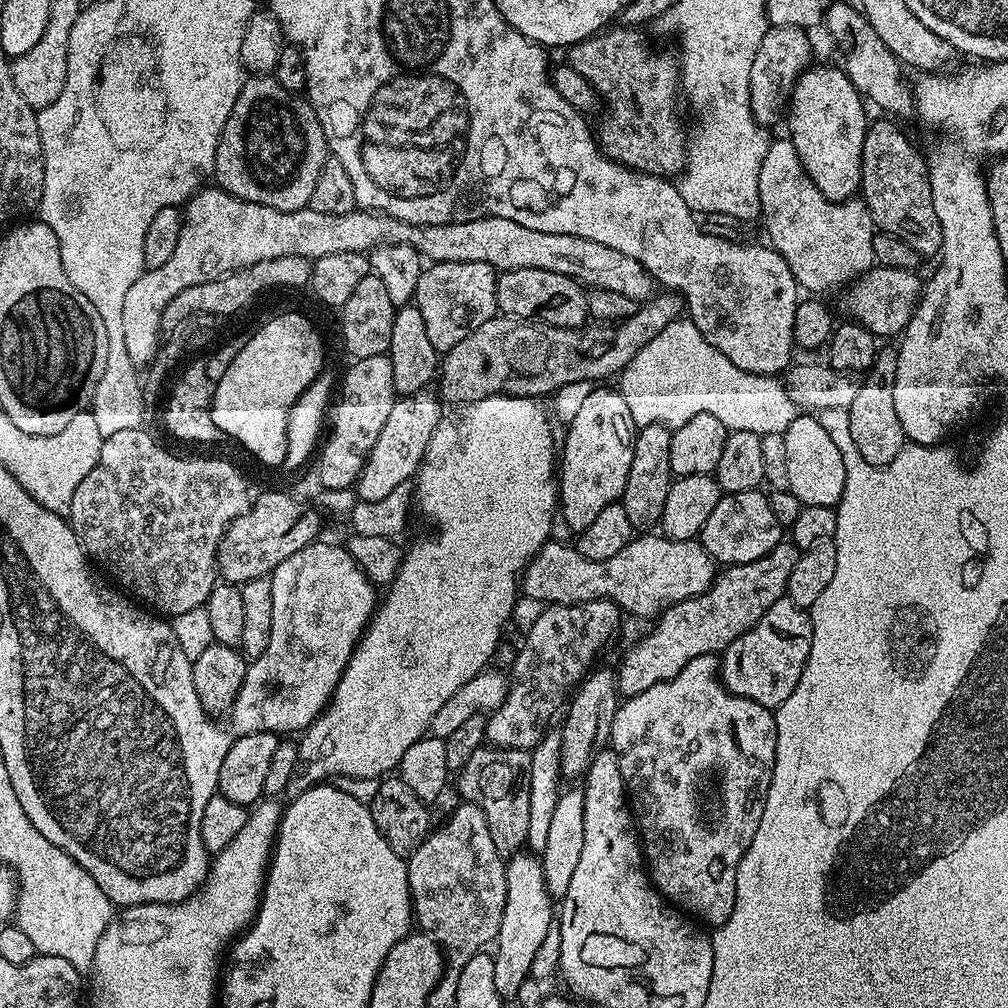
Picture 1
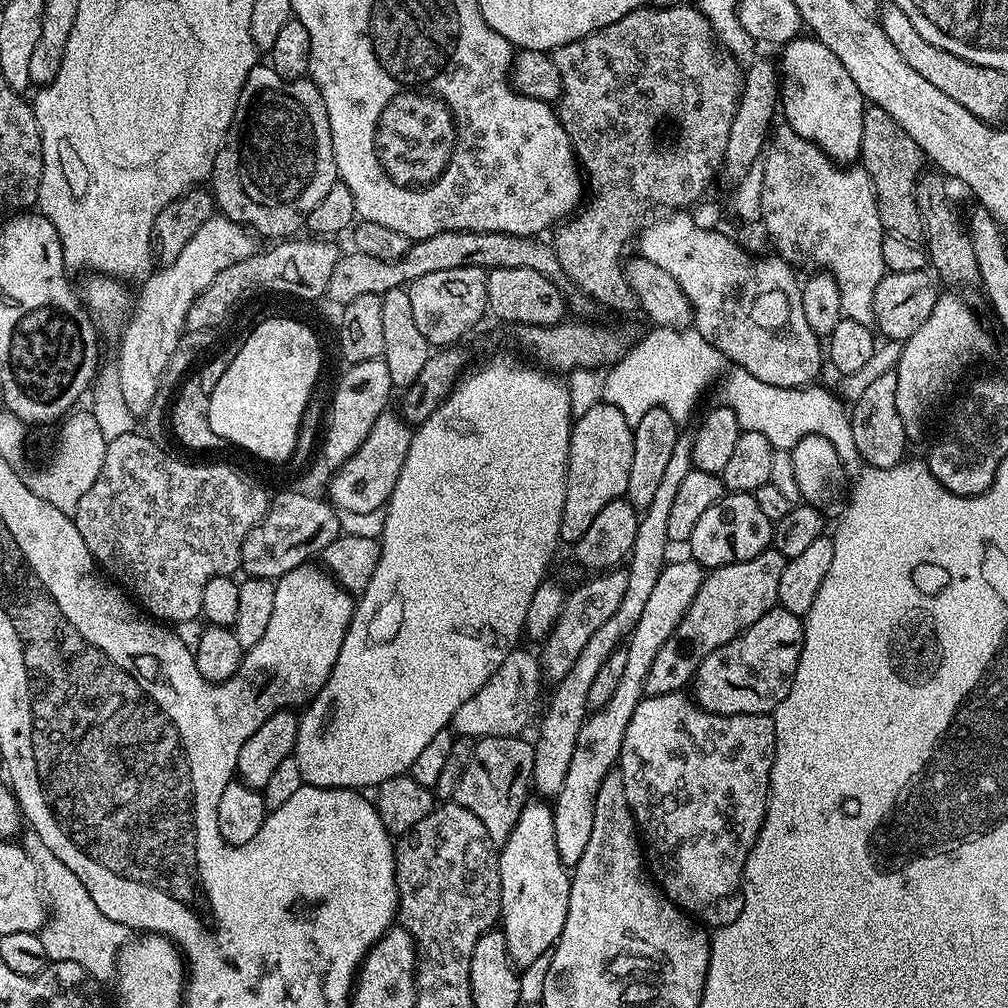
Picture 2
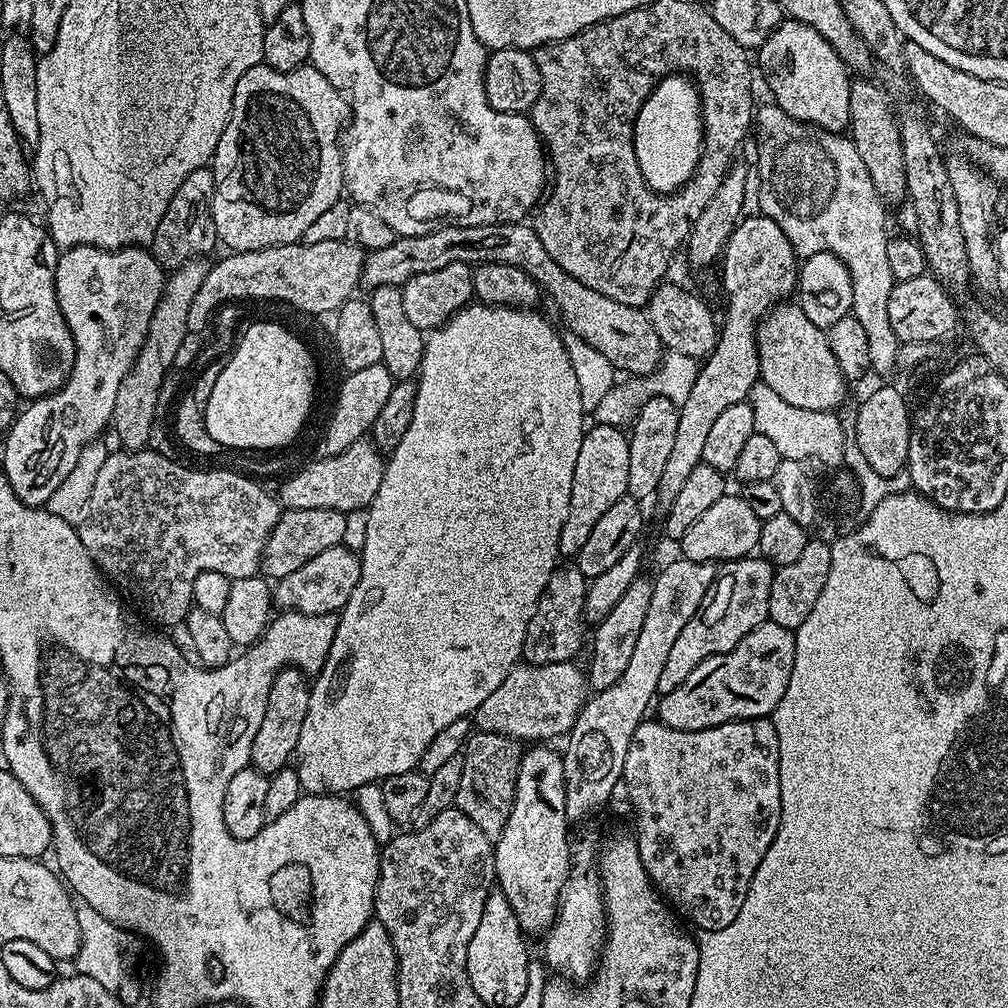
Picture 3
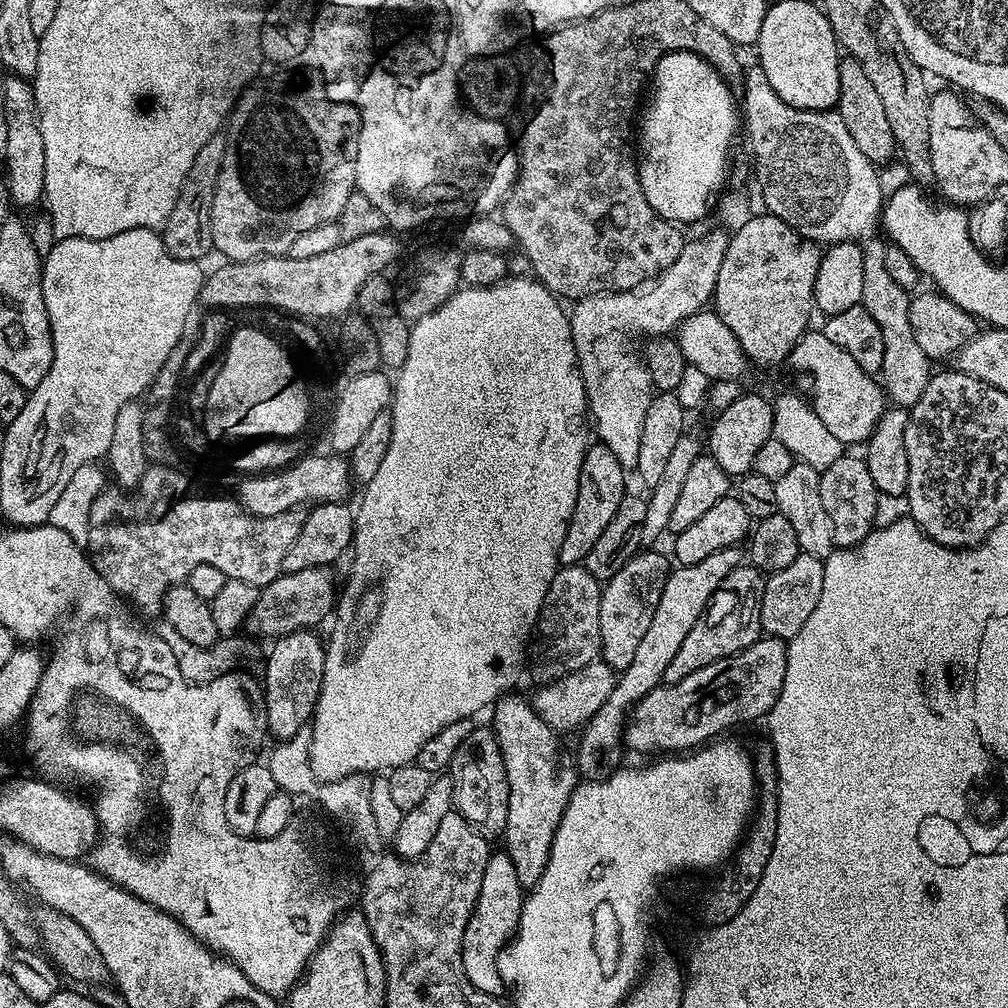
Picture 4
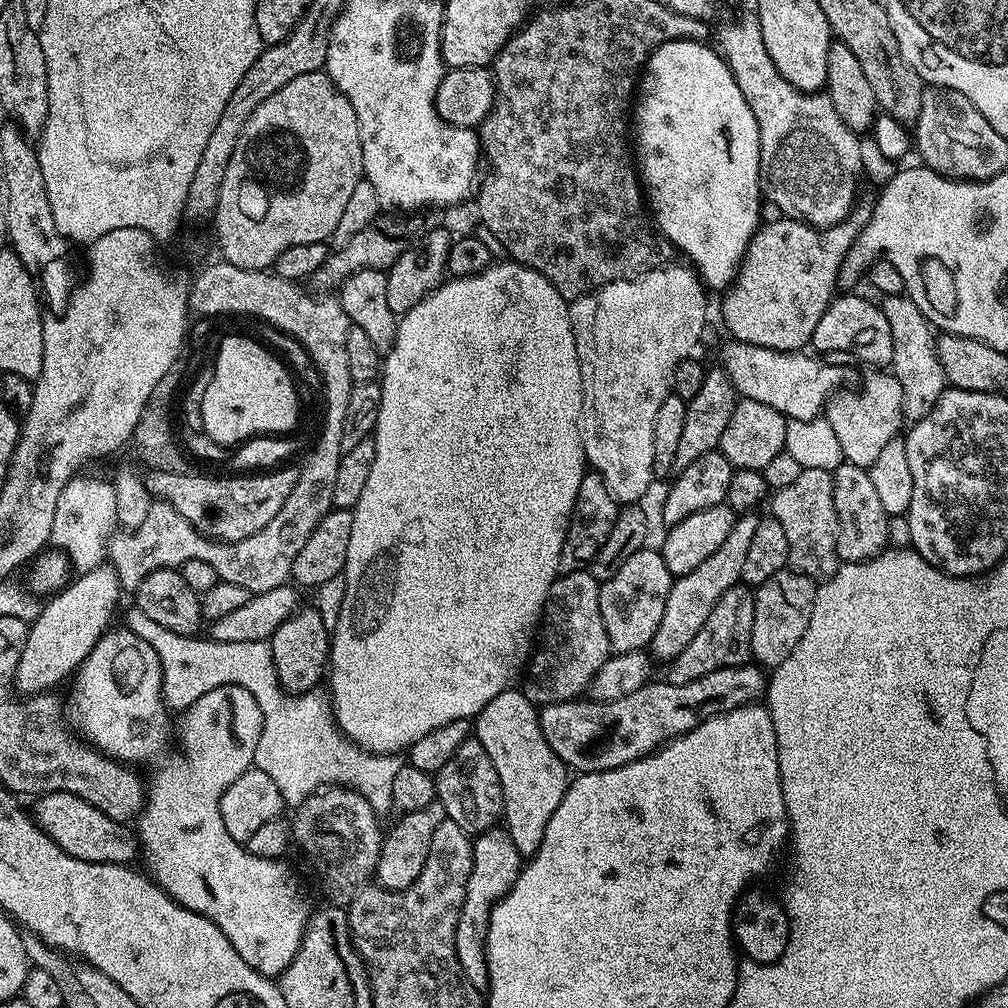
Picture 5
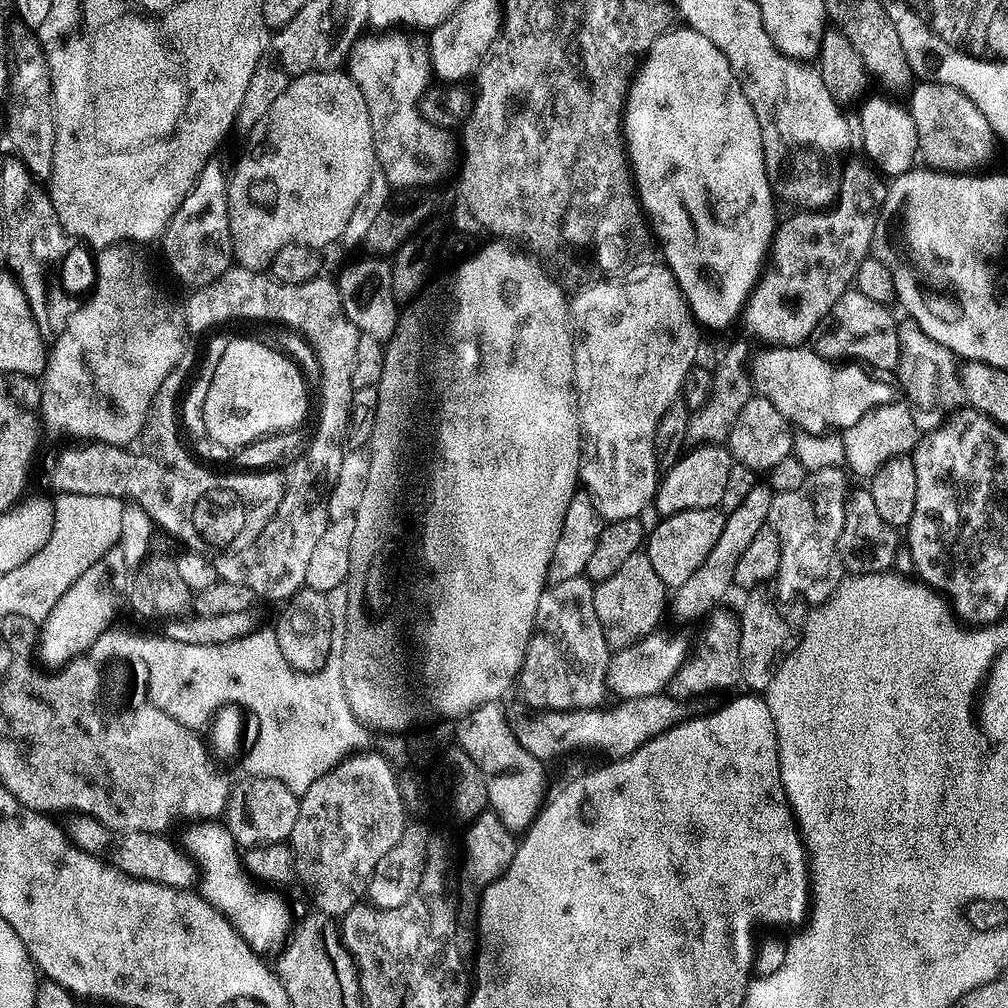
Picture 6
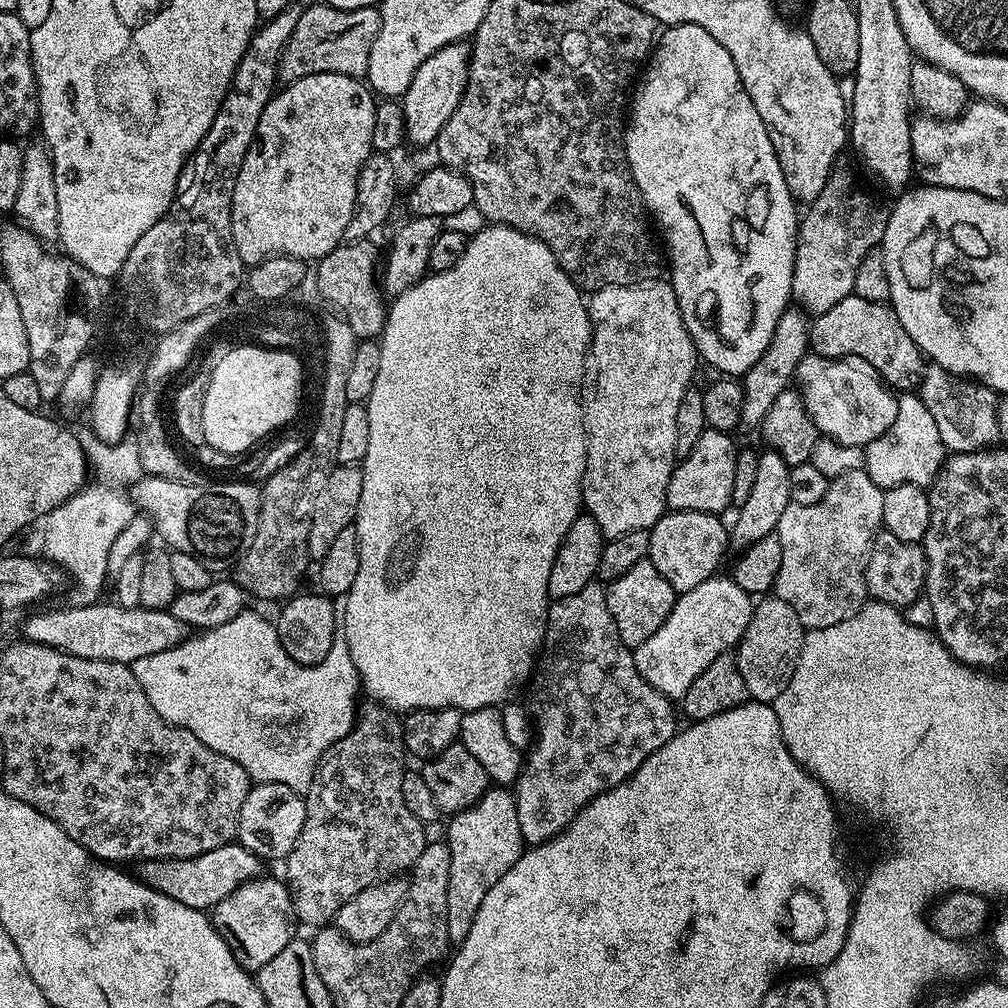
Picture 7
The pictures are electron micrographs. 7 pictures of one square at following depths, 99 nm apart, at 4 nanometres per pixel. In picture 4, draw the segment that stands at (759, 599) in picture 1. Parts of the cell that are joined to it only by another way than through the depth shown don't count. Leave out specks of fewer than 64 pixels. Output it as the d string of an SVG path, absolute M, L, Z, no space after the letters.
M751 566L730 570L730 574L722 578L722 586L718 586L718 590L712 595L704 617L694 626L694 630L690 630L690 634L686 634L678 654L674 654L670 666L666 669L664 683L682 682L682 678L694 674L694 670L702 670L710 666L710 662L718 662L722 658L738 654L760 639L760 611L765 579L765 573Z

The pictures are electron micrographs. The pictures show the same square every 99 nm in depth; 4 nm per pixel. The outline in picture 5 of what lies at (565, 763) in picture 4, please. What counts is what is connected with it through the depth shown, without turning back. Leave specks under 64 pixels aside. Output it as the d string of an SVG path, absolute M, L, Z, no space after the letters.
M515 687L507 688L505 692L498 694L498 698L486 702L483 710L474 717L474 739L482 742L486 754L490 754L490 762L494 762L494 770L498 770L504 795L503 827L510 834L514 846L518 846L521 857L531 858L538 850L538 846L542 846L546 826L554 810L558 810L558 802L562 802L566 794L570 783L570 769L567 764L560 761L558 754L554 754L554 750L550 750L550 742L546 742L540 729L537 705L527 700L523 691Z

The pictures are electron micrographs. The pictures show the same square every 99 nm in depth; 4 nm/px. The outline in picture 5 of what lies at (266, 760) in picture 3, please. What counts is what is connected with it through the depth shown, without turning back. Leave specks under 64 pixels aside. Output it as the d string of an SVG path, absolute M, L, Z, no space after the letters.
M301 606L271 638L274 670L278 674L280 687L289 694L310 692L317 687L320 679L325 679L326 669L330 664L330 624L324 620L319 607Z

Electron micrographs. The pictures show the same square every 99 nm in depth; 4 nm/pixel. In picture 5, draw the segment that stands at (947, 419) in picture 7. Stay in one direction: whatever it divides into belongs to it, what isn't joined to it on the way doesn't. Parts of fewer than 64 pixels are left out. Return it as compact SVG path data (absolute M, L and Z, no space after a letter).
M907 295L883 297L882 307L886 322L890 322L890 338L894 338L890 372L902 386L904 415L909 421L915 422L936 405L946 387L942 362L936 353L937 337L922 310L918 310L918 306L914 306L914 302Z

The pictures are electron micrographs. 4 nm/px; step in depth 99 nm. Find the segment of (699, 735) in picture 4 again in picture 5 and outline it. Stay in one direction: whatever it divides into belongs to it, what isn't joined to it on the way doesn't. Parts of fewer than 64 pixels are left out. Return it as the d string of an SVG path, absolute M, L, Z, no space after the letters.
M749 662L739 664L736 668L716 670L714 674L708 674L706 678L698 678L694 682L685 684L649 682L638 690L634 690L634 694L626 694L617 700L583 704L583 699L577 698L562 700L555 704L545 704L539 709L540 729L546 742L550 742L550 750L554 750L554 754L558 754L560 761L567 764L569 769L580 774L605 772L614 770L618 766L626 766L630 762L641 760L644 756L650 756L653 752L660 751L671 740L685 736L687 732L694 730L702 722L706 722L711 716L720 716L735 708L757 703L765 692L765 669Z

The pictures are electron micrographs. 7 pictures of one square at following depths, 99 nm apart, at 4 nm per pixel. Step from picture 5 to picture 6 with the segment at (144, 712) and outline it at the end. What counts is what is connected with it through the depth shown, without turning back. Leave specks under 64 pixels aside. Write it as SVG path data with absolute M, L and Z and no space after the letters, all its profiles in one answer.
M208 824L197 828L200 829L187 836L183 847L203 869L206 867L210 870L202 889L204 899L213 904L236 927L236 933L251 946L252 951L261 954L272 951L275 953L290 935L293 920L287 906L272 893L275 891L259 892L255 888L257 885L242 867L242 856L236 839L229 834L227 827Z

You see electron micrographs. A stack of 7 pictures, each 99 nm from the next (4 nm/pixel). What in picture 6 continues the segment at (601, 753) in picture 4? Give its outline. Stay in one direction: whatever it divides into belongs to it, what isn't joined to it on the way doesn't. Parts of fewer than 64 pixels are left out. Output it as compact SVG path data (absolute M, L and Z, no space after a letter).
M758 482L750 494L733 512L727 513L722 530L722 538L718 538L714 550L710 550L709 557L694 574L694 578L684 582L680 588L675 589L670 600L671 611L676 611L680 616L686 616L692 620L710 611L715 604L720 604L724 600L724 595L734 588L734 570L738 567L738 558L742 558L742 553L750 546L750 542L758 535L758 530L762 530L768 524L768 515L774 492L767 483Z

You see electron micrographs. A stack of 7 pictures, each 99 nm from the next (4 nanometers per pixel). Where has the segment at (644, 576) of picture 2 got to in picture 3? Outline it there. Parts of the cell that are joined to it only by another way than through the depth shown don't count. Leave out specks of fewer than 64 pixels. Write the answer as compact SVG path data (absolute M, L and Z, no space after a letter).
M748 214L741 219L740 223L737 224L736 228L730 234L730 238L724 243L724 250L722 253L722 265L724 264L724 296L728 299L728 305L724 308L724 320L722 316L722 323L718 328L718 339L715 348L708 353L707 356L703 357L702 363L699 365L696 377L694 378L694 386L690 386L690 394L686 394L686 402L682 402L678 405L679 412L678 416L678 430L675 431L675 443L673 443L671 453L667 456L666 466L663 467L662 478L659 479L656 493L654 495L654 502L657 502L660 513L666 514L673 505L674 498L678 498L678 494L682 491L682 485L686 483L691 472L694 471L694 466L698 466L702 463L702 449L706 438L709 434L710 429L714 427L714 422L721 416L722 410L726 410L730 406L735 404L743 404L749 399L752 393L752 387L761 379L760 374L760 348L756 345L756 329L760 327L762 321L765 319L764 316L773 311L781 302L787 301L789 297L796 291L796 277L798 275L798 257L794 246L790 246L790 238L786 238L786 234L782 234L782 226L778 226L778 222L774 222L770 217L763 214Z

